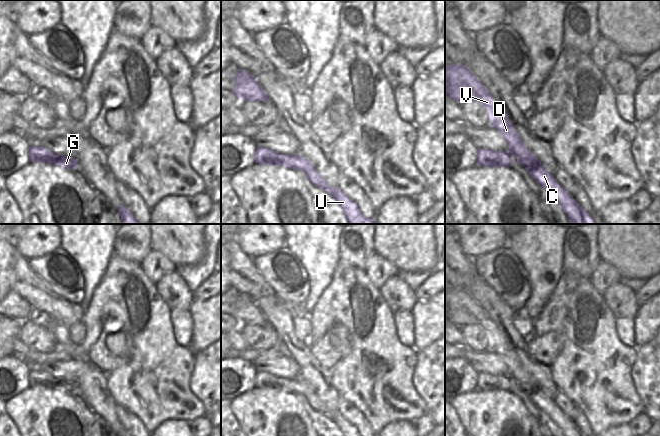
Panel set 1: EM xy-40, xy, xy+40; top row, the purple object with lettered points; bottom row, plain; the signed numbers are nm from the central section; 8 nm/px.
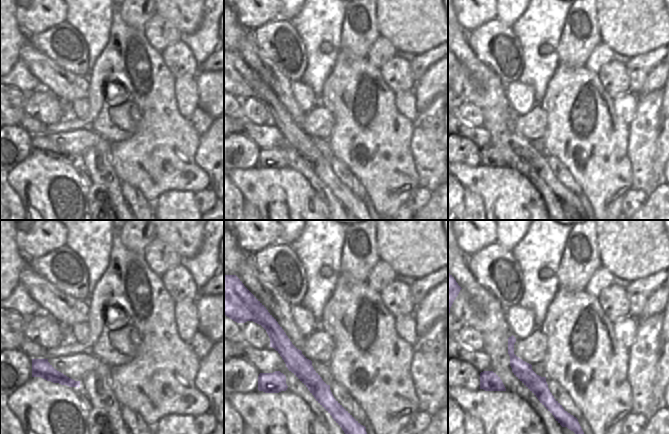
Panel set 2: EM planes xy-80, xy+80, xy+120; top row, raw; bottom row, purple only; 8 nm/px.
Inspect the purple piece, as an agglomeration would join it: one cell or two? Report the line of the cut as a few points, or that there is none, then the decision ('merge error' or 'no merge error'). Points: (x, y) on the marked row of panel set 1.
cut xy (311, 163), (303, 171); merge error

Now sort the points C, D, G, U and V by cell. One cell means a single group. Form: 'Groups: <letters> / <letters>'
Groups: C D U V / G

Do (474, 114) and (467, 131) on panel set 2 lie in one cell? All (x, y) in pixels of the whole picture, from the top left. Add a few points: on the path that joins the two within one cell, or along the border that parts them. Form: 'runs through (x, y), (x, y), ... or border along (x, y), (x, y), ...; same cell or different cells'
border along (458, 117), (473, 126), (481, 127); different cells

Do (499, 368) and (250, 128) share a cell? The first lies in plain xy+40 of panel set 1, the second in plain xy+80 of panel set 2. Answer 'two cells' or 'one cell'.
one cell

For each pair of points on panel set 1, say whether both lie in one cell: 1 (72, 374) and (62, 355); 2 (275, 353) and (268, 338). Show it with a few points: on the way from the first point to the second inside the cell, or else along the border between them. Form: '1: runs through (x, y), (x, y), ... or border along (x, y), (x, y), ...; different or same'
1: border along (72, 358), (42, 362); different
2: border along (279, 341), (271, 348), (265, 350), (250, 349); different

